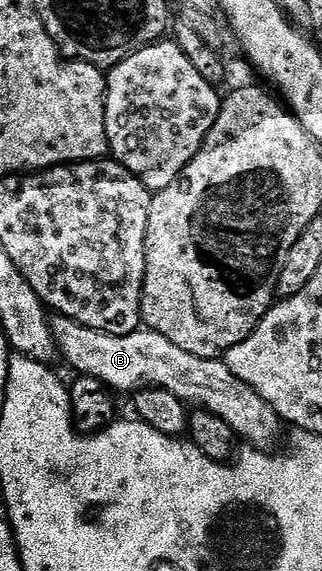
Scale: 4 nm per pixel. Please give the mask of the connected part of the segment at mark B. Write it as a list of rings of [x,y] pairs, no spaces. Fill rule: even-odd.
[[[55,316],[50,319],[52,338],[59,350],[59,358],[67,361],[79,376],[93,376],[112,391],[154,388],[167,390],[184,404],[208,410],[233,428],[248,447],[260,452],[270,451],[279,442],[279,413],[249,384],[237,380],[229,372],[226,361],[218,358],[198,358],[181,352],[177,344],[169,344],[165,336],[146,328],[125,336],[109,336],[100,330],[85,328],[77,320]]]

